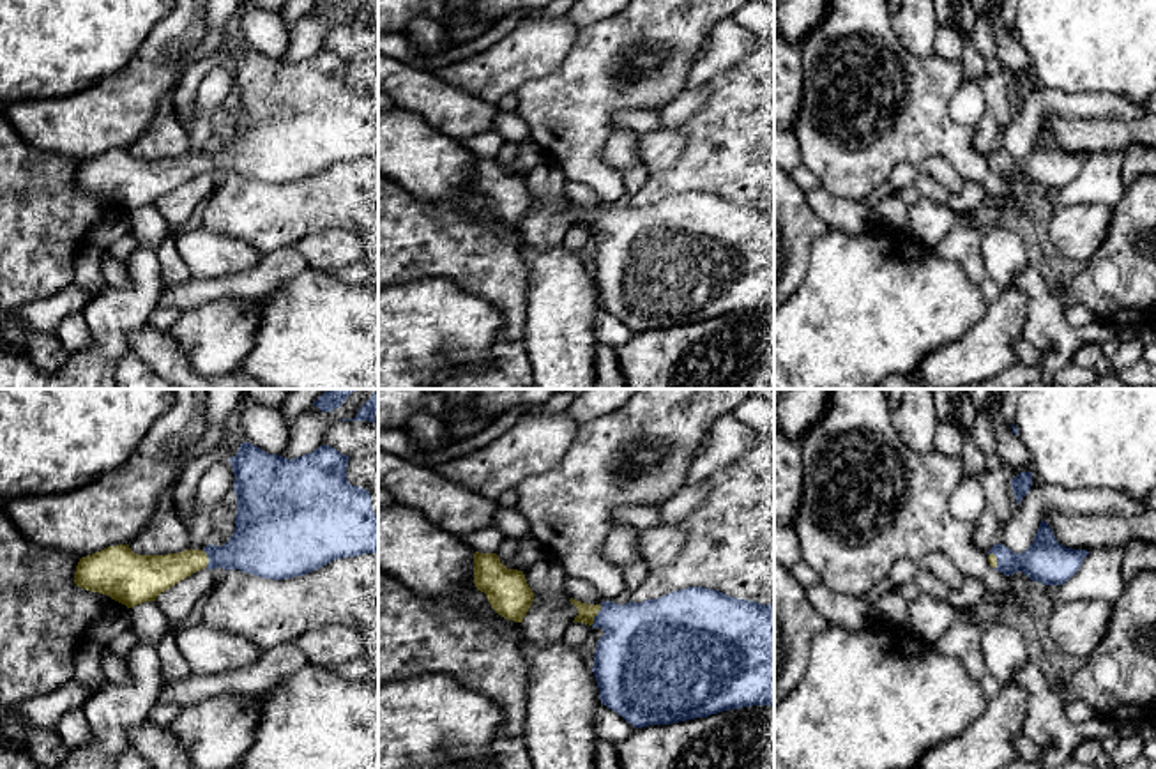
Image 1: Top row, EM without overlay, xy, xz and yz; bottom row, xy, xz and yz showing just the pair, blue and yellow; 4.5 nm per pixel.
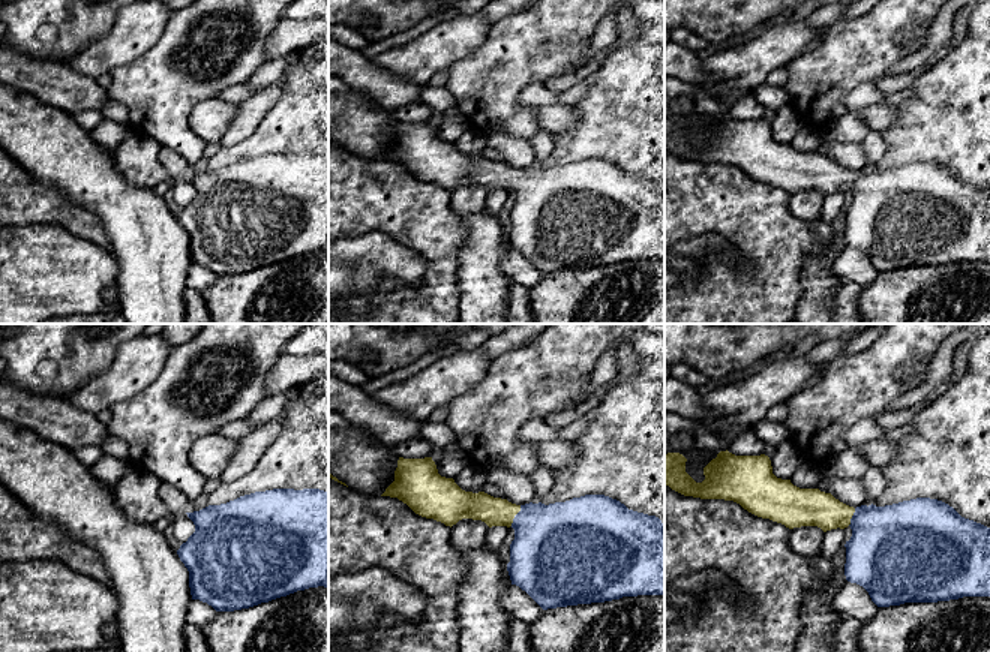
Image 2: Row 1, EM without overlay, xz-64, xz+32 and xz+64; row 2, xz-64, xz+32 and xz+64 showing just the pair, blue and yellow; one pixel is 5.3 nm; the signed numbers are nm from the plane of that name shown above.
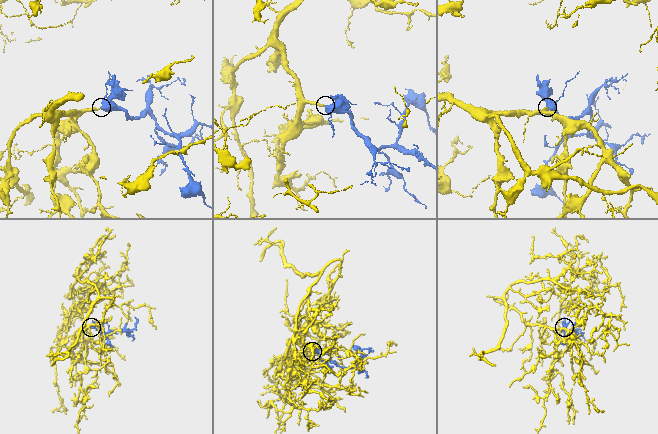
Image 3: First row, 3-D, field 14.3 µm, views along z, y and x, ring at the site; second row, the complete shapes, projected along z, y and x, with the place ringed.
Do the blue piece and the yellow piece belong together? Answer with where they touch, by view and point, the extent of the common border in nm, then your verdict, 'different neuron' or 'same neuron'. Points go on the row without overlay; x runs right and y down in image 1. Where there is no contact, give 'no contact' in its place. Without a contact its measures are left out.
contact xz (596, 220); length 110 nm; same neuron

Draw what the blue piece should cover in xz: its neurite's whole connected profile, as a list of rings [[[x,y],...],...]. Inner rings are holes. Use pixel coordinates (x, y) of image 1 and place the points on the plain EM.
[[[705,191],[626,209],[569,205],[578,212],[573,226],[605,235],[592,270],[601,308],[635,332],[741,311],[774,311],[774,209],[737,203]]]

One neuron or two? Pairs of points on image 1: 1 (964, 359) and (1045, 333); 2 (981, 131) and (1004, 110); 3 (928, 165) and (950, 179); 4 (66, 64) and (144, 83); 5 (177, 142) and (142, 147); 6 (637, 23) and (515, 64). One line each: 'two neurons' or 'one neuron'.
1: two neurons
2: two neurons
3: one neuron
4: two neurons
5: one neuron
6: two neurons

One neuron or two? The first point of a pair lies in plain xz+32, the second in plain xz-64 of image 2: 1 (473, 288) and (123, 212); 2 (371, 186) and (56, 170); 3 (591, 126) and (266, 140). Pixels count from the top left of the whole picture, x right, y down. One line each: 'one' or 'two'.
1: one
2: two
3: one

